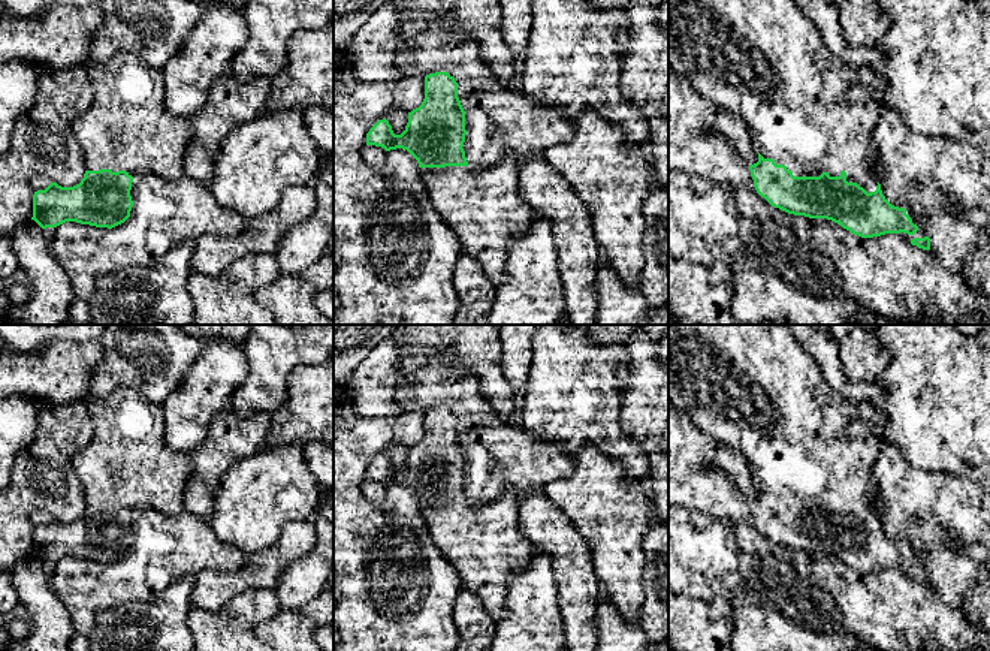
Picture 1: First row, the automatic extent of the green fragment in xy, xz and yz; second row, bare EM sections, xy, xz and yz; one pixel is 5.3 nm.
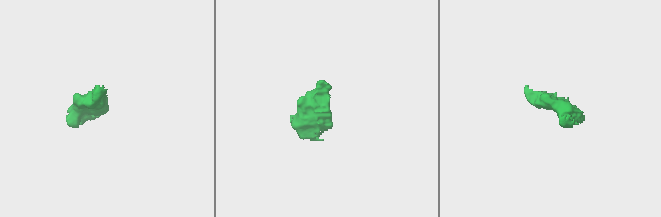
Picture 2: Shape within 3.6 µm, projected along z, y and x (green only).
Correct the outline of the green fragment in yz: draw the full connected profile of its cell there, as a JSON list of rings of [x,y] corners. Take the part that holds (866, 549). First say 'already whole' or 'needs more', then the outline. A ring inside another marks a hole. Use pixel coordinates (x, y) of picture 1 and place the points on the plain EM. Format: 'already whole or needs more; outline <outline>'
needs more; outline [[[668,325],[668,401],[680,412],[686,413],[697,428],[716,441],[737,449],[743,453],[749,464],[752,479],[758,486],[758,497],[749,500],[751,512],[757,528],[772,542],[788,549],[805,551],[809,554],[827,554],[854,570],[861,573],[873,573],[885,569],[908,569],[914,573],[912,581],[930,585],[944,603],[960,608],[966,618],[978,629],[990,633],[990,569],[963,552],[945,549],[935,554],[921,552],[911,545],[891,540],[881,525],[881,509],[876,503],[875,480],[872,477],[872,465],[879,455],[879,440],[887,428],[887,416],[876,410],[872,404],[864,403],[855,406],[834,391],[823,377],[815,359],[808,355],[796,341],[791,331],[782,325]],[[852,419],[864,419],[873,425],[873,431],[863,438],[851,438],[846,434],[846,424]]]

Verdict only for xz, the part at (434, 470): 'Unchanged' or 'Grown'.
Grown

